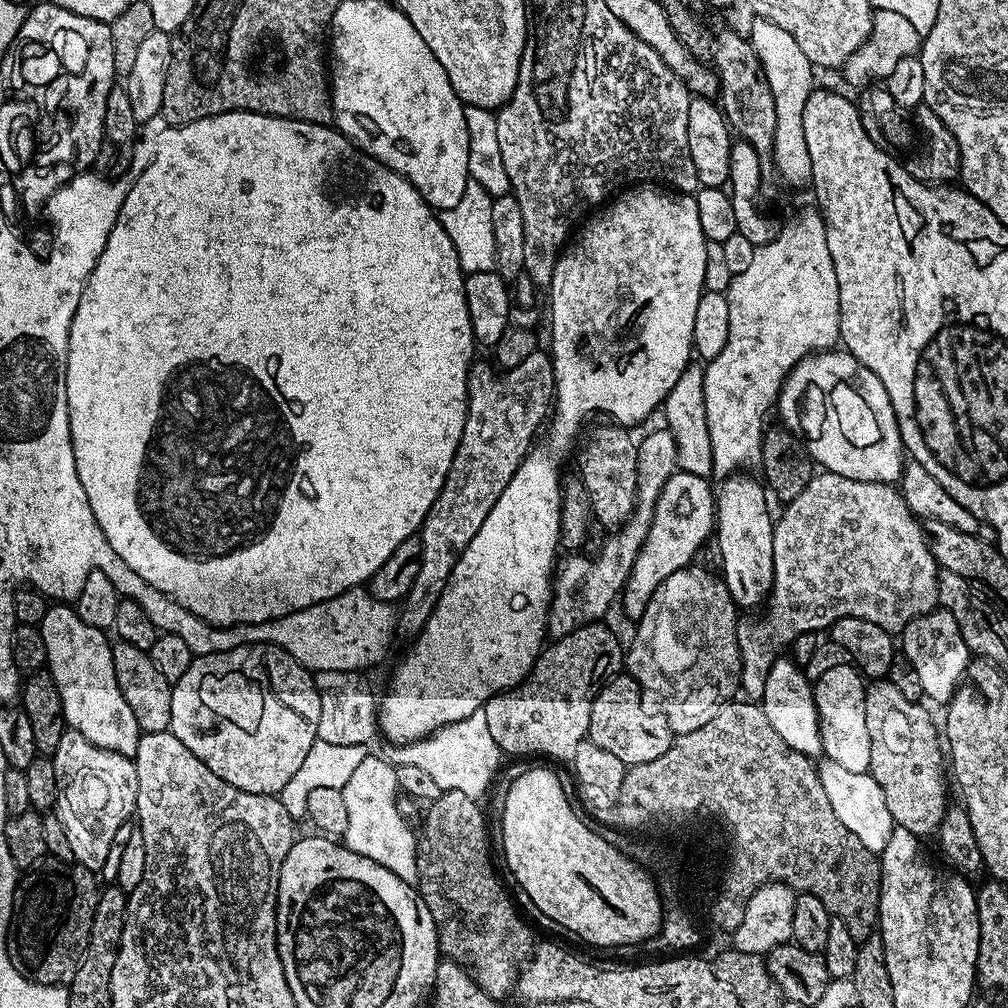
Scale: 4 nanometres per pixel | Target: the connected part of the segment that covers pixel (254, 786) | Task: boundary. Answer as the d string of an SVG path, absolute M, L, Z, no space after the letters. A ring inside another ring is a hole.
M243 644L234 650L195 657L190 670L186 670L186 674L182 674L182 678L174 681L172 701L170 702L170 722L172 723L170 730L174 734L174 738L178 738L178 742L182 742L182 746L186 746L186 750L190 750L190 754L194 754L194 758L198 758L203 764L210 766L210 770L214 770L214 774L218 774L218 778L230 782L230 786L263 796L276 796L290 781L290 778L294 777L294 774L301 769L302 762L305 761L310 748L314 746L317 740L316 731L318 730L318 713L320 711L322 711L322 702L318 702L318 690L313 673L302 667L293 656L286 654L286 650L276 647L274 644Z

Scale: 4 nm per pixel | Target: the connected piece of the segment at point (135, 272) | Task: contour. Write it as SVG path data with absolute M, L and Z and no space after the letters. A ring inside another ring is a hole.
M223 112L198 122L168 127L166 134L158 138L158 150L154 150L150 166L146 166L146 170L133 179L132 189L118 210L110 238L106 238L101 247L101 256L93 263L92 273L88 275L82 290L82 298L78 298L78 310L74 310L74 318L70 322L66 398L70 438L74 446L74 466L78 470L78 482L82 482L82 490L86 490L90 510L94 510L94 518L98 518L98 526L102 526L106 542L114 546L114 554L118 554L118 558L122 558L122 562L126 562L126 566L138 574L138 578L150 582L150 586L177 600L182 607L198 614L198 618L206 623L217 626L264 624L306 606L326 602L351 588L367 585L382 562L386 562L386 558L390 558L390 554L394 554L394 550L398 550L406 538L419 533L430 506L434 506L446 482L450 462L454 462L458 442L464 433L468 413L468 370L474 363L470 310L466 310L464 293L465 275L460 268L454 242L450 242L450 234L446 234L439 215L422 199L419 190L404 176L360 151L335 127L267 116L261 112Z

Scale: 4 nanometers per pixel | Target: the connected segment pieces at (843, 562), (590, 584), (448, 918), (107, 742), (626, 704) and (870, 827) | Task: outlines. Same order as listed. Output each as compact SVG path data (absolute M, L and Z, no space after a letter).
M821 471L819 474L813 475L810 486L806 486L806 490L802 490L802 494L798 494L798 498L794 498L790 503L783 505L782 511L784 511L784 513L782 513L781 516L778 516L772 529L772 537L774 538L774 582L772 583L772 591L768 594L766 607L763 609L763 612L765 611L764 617L762 617L761 620L754 621L753 624L741 623L736 629L736 645L740 648L740 688L742 689L743 695L752 702L759 701L761 697L763 697L764 691L766 690L766 678L770 674L772 663L781 655L780 648L787 649L795 642L795 639L798 638L800 634L806 634L807 632L819 633L821 631L820 628L828 630L836 620L846 618L847 616L868 619L870 622L877 623L878 626L884 628L888 633L896 634L905 628L905 626L907 626L907 624L909 624L914 618L918 618L922 614L933 611L940 602L940 599L938 598L938 582L940 581L941 569L936 565L934 554L931 553L931 546L928 544L928 538L925 535L925 529L922 527L921 521L906 506L904 497L900 495L899 487L891 484L883 484L882 482L858 482L854 478L842 478L842 474Z
M659 426L648 432L638 444L638 490L636 505L627 520L615 529L599 545L596 560L585 554L568 554L557 563L552 578L552 604L548 608L547 635L559 638L578 630L587 624L594 624L605 619L608 607L617 603L632 573L636 556L646 542L646 534L650 532L650 522L654 520L654 506L658 506L658 494L662 494L662 486L676 471L678 450L674 438L667 427Z
M462 790L440 792L437 797L420 828L418 824L418 891L436 923L439 951L467 968L480 988L500 1002L503 996L513 995L518 979L516 955L533 951L532 932L510 892L496 877L481 805L474 798L466 798Z
M64 602L48 607L38 627L42 642L46 642L47 671L51 672L62 698L65 725L82 734L86 742L102 746L102 750L135 757L142 733L126 698L122 698L122 690L118 690L112 644L104 637L105 629L86 626L75 607Z
M617 674L602 685L590 710L587 739L592 740L594 746L602 746L602 750L622 758L625 766L654 762L654 758L662 758L662 754L670 750L674 739L674 733L664 713L659 710L651 712L644 705L643 699L645 697L642 695L640 683L634 677Z
M825 759L823 763L818 768L822 790L826 790L826 798L830 798L830 806L834 806L838 822L842 822L850 834L856 835L866 850L877 854L883 852L886 842L890 842L894 825L890 810L886 807L886 798L882 795L882 786L874 782L869 771L854 774L833 760Z

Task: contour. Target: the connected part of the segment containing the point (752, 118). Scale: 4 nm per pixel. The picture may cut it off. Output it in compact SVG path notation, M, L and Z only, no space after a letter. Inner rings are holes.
M720 32L717 36L715 33L710 60L716 77L720 79L718 103L724 110L729 129L739 139L754 146L760 157L771 157L775 142L774 95L770 92L763 67L749 37L744 34L739 36L736 32Z

